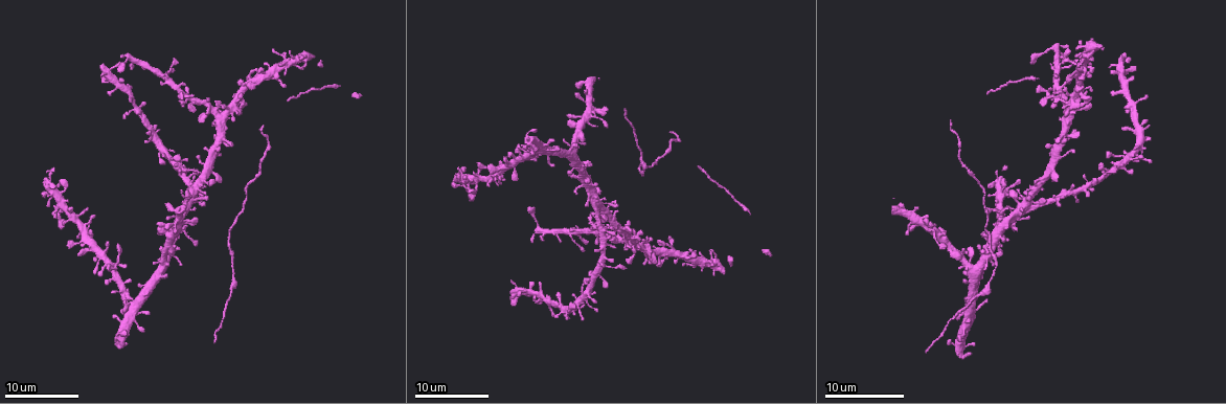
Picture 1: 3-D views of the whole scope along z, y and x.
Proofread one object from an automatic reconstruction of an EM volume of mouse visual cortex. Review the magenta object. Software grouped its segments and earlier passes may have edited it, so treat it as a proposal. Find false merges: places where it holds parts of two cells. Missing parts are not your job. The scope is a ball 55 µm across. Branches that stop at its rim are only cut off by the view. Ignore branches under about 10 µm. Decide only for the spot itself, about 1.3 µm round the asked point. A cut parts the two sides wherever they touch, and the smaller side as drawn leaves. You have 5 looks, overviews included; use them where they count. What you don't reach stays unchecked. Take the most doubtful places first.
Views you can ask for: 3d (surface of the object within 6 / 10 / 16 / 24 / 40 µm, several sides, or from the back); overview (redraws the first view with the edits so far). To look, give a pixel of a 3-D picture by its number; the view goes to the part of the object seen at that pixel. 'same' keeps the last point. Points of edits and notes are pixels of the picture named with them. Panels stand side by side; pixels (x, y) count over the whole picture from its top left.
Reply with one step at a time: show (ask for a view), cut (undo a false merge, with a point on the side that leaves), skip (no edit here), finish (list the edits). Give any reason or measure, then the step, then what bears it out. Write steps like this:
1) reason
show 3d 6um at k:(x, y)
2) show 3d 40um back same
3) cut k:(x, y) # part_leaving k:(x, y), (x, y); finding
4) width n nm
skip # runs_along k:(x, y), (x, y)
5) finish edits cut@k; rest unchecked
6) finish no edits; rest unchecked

three-way junction
show 3d 16um at 1:(1053, 148)

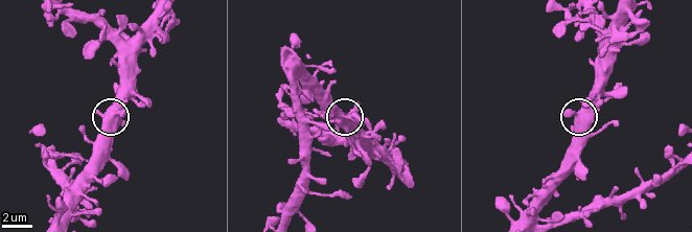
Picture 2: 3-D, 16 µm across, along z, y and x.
arms 3
skip # runs_along 2:(558, 182), (575, 119), (599, 94); all the same cell

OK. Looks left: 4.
show 3d 6um at 1:(591, 185)

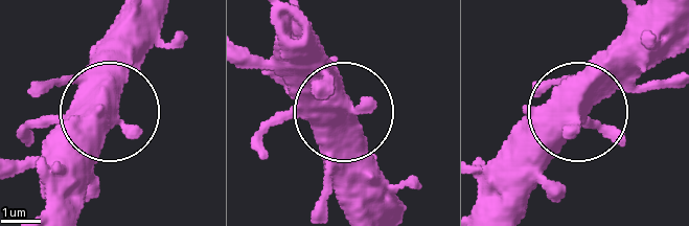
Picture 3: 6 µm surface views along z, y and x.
width 800 nm
skip # runs_along 3:(161, 14), (111, 104), (94, 190); continuous, no second cell

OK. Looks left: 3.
show 3d 10um at 1:(987, 232)

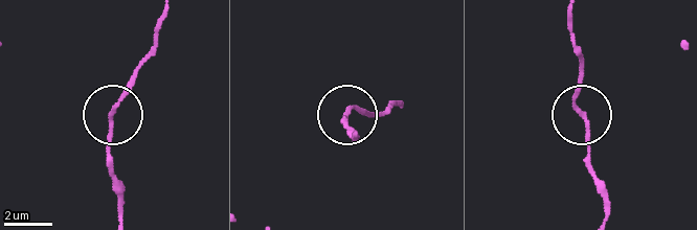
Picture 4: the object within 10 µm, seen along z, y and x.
show 3d 10um back at 4:(586, 116)

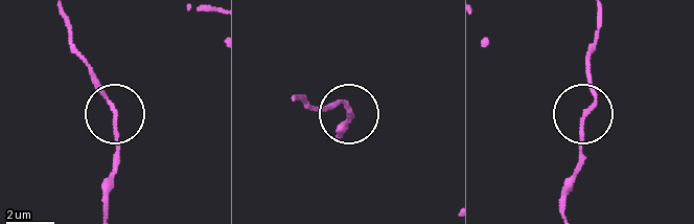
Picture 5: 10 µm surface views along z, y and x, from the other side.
skip # one cell here

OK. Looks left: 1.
finish no edits; rest unchecked

